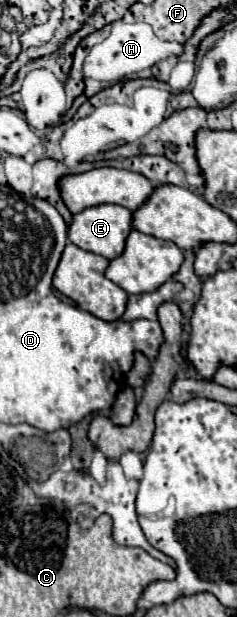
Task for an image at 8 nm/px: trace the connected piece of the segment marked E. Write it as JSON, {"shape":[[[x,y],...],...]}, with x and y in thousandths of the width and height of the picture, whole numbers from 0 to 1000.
{"shape":[[[405,332],[371,335],[321,348],[304,348],[304,361],[287,365],[287,387],[354,407],[414,410],[447,420],[498,417],[523,404],[523,391],[557,374],[557,342],[506,332]]]}

